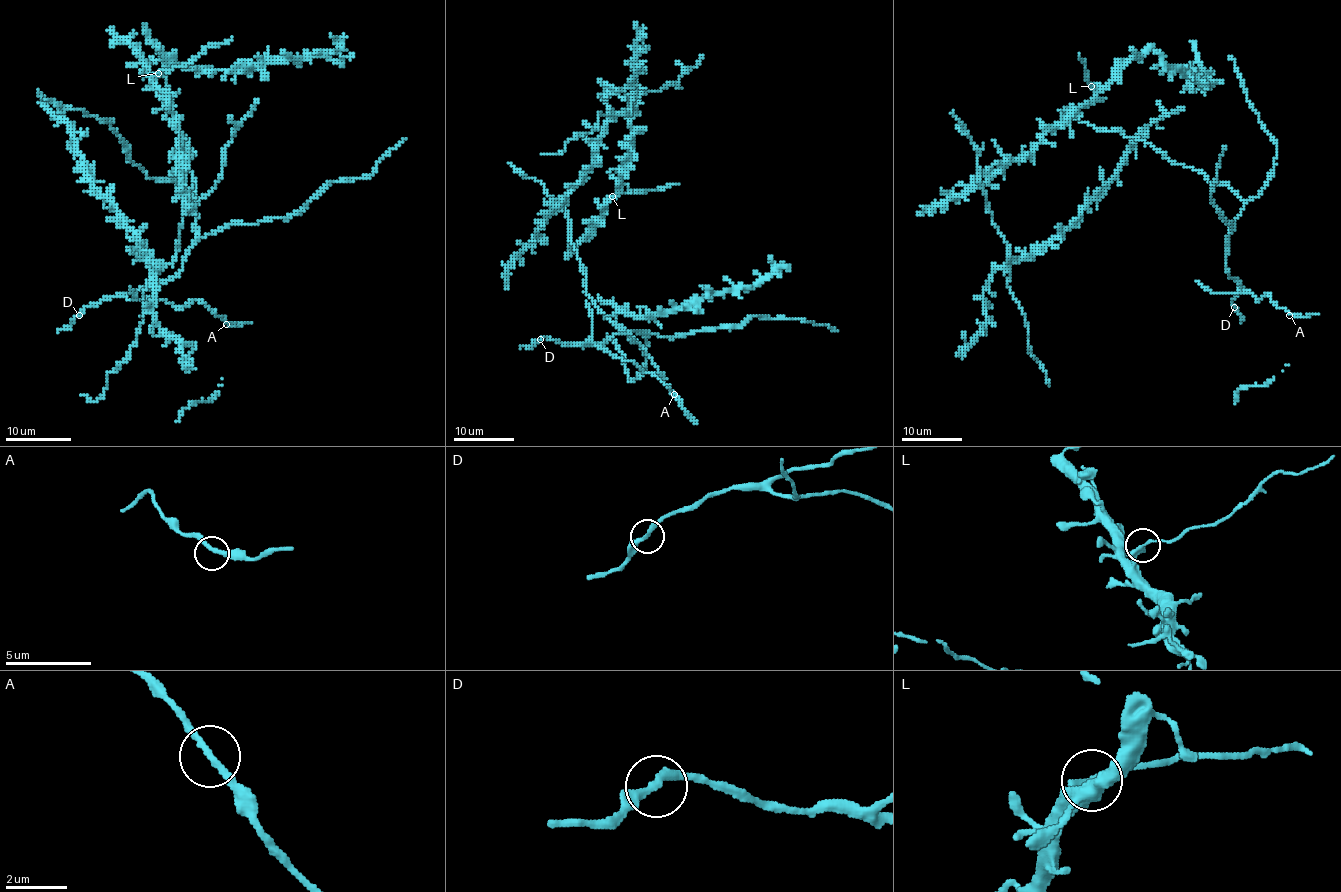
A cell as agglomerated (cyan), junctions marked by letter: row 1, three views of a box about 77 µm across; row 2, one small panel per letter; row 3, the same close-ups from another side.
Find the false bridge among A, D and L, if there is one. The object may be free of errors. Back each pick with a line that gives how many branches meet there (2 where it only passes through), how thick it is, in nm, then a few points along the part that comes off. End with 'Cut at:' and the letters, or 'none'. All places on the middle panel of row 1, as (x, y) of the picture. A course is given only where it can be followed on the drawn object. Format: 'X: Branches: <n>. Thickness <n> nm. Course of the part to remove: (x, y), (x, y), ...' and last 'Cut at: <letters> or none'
L: Branches: 2. Thickness 260 nm. Course of the part to remove: (612, 197), (678, 185)
Cut at: L

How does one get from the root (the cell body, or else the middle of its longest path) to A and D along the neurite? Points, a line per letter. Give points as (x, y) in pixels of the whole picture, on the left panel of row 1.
A: (113, 130), (129, 161), (178, 184), (196, 212), (183, 268), (126, 296), (180, 309), (200, 301), (226, 324)
D: (113, 130), (129, 161), (149, 177), (173, 181), (193, 199), (196, 241), (173, 278), (104, 297), (80, 315)

